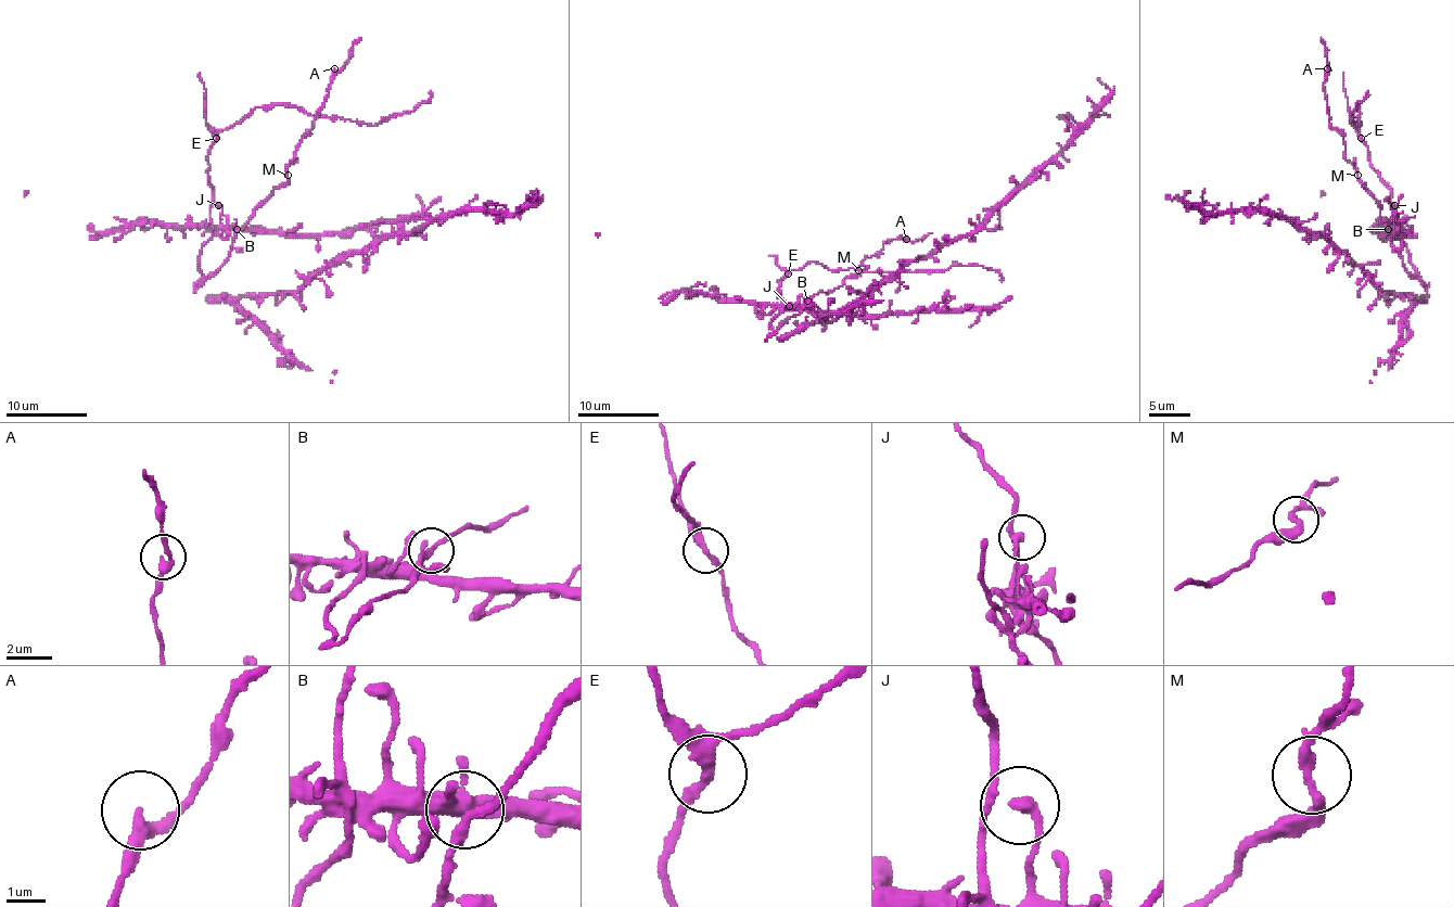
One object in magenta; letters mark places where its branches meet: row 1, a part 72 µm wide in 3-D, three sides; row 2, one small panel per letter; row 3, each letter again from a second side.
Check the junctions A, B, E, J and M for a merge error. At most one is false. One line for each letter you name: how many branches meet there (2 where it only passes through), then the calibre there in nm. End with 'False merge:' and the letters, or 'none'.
False merge: none

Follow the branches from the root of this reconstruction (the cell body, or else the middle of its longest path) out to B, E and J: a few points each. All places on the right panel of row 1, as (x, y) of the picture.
B: (1427, 296), (1427, 289), (1406, 270), (1388, 229)
E: (1427, 296), (1427, 284), (1411, 262), (1406, 245), (1394, 233), (1390, 187), (1372, 166), (1367, 145), (1362, 138)
J: (1427, 296), (1427, 284), (1411, 262), (1408, 250), (1394, 235), (1394, 205)

